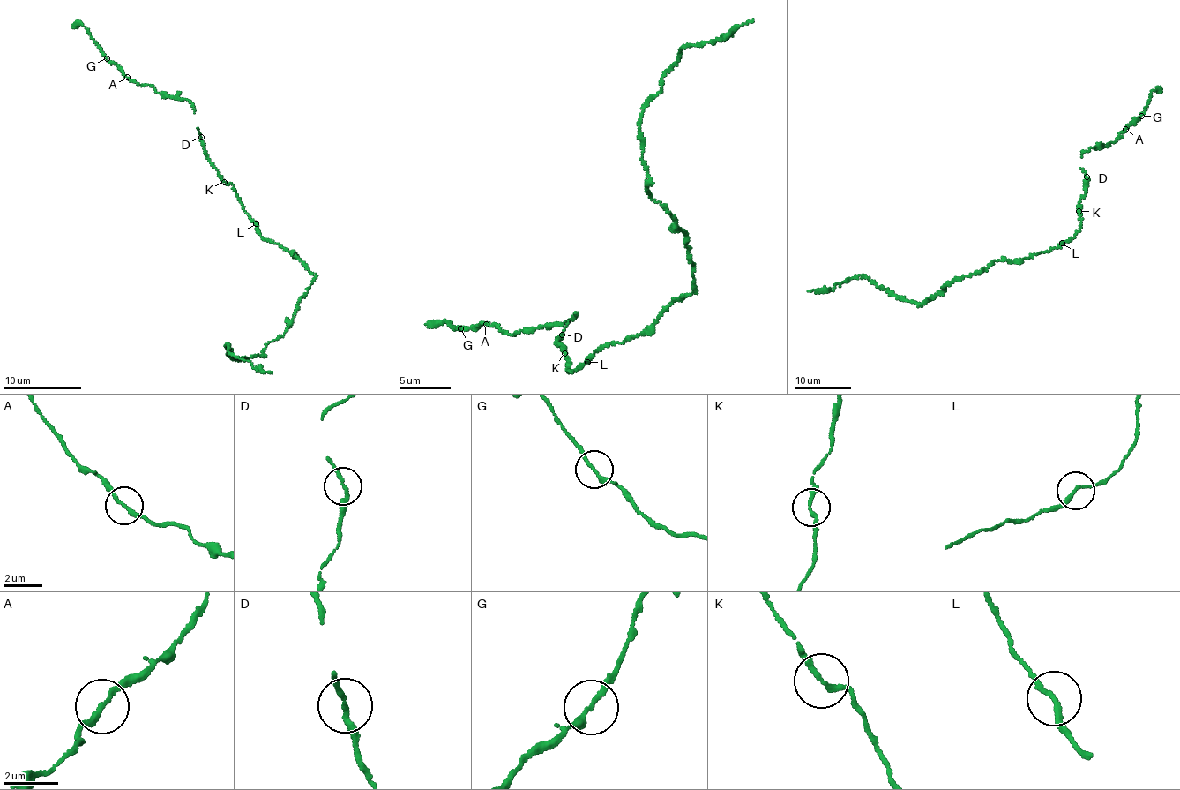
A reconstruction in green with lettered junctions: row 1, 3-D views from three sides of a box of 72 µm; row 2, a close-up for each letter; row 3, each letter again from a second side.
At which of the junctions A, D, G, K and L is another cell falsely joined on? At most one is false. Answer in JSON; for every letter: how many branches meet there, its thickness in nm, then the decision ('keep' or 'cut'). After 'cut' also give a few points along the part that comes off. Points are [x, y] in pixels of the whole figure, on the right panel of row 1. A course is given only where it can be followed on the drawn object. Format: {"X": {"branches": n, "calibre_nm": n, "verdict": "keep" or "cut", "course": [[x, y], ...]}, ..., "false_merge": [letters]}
{"A": {"branches": 2, "calibre_nm": 190, "verdict": "keep"}, "D": {"branches": 2, "calibre_nm": 190, "verdict": "keep"}, "G": {"branches": 2, "calibre_nm": 200, "verdict": "keep"}, "K": {"branches": 2, "calibre_nm": 190, "verdict": "keep"}, "L": {"branches": 2, "calibre_nm": 190, "verdict": "keep"}, "false_merge": []}

